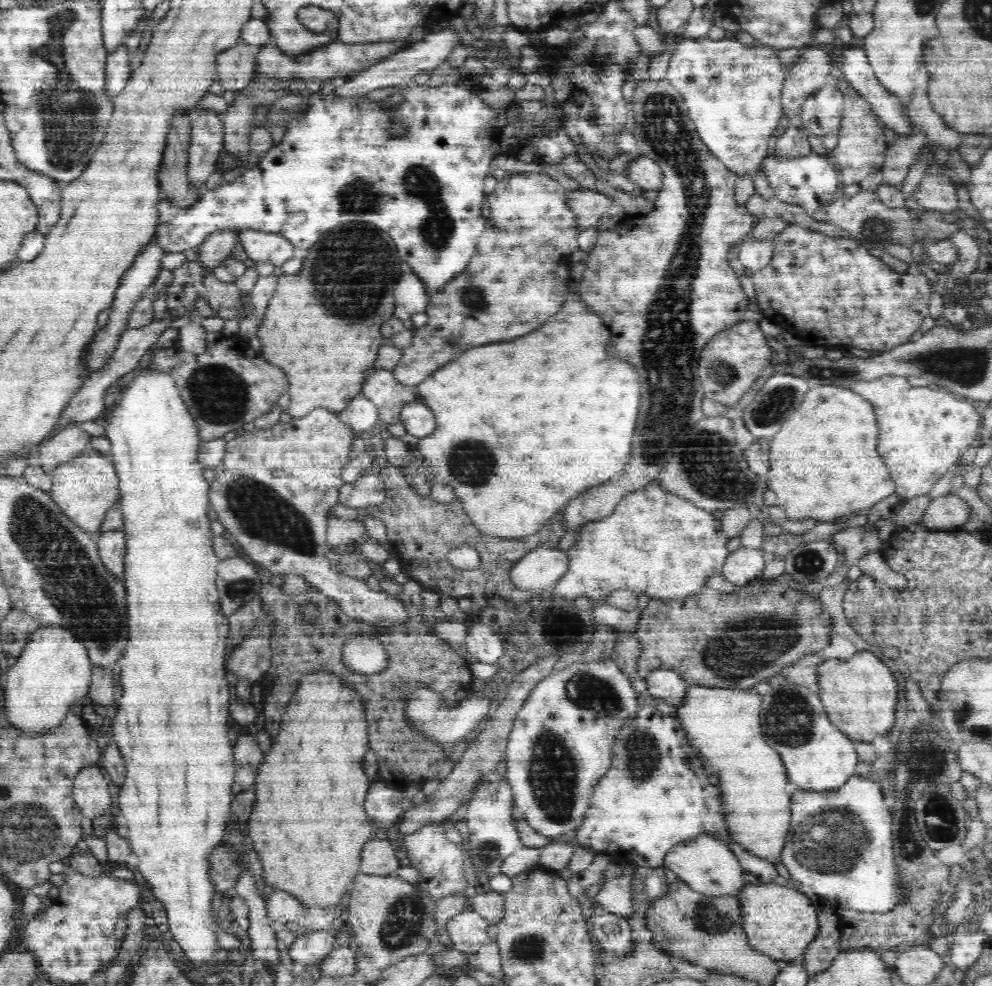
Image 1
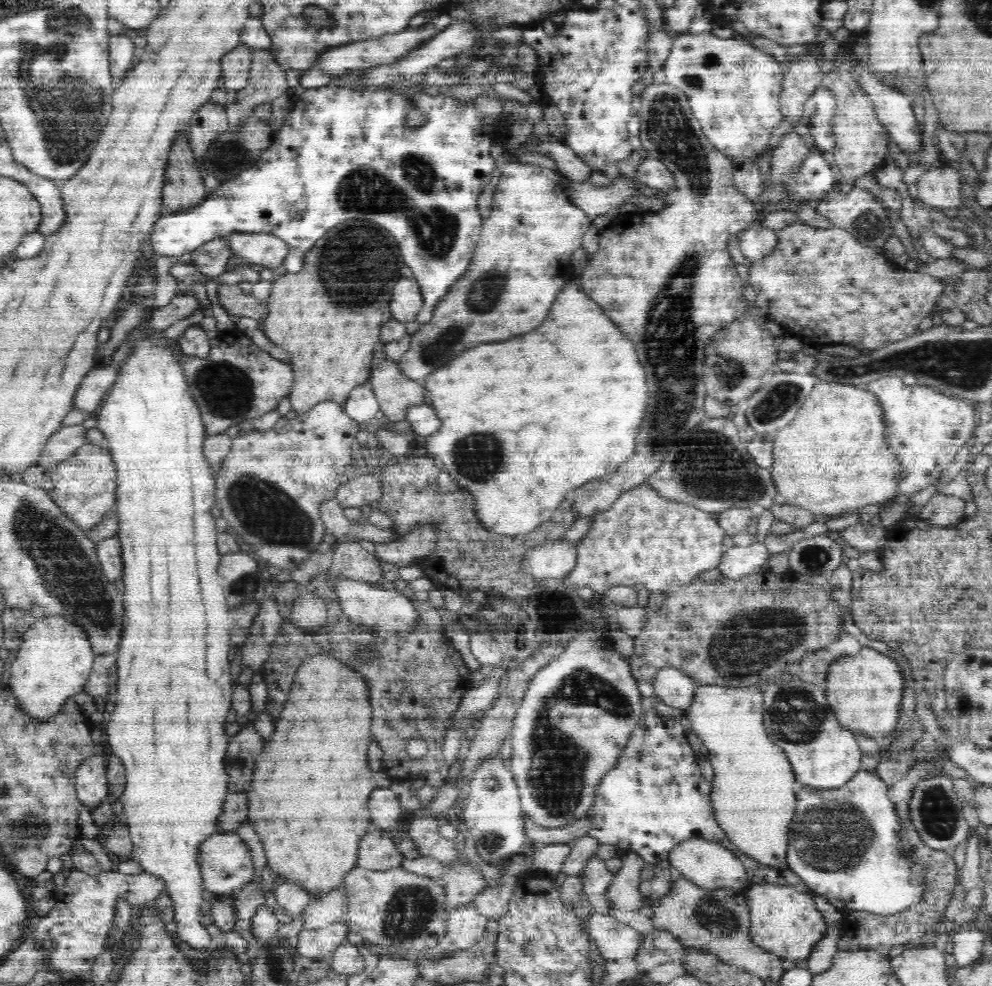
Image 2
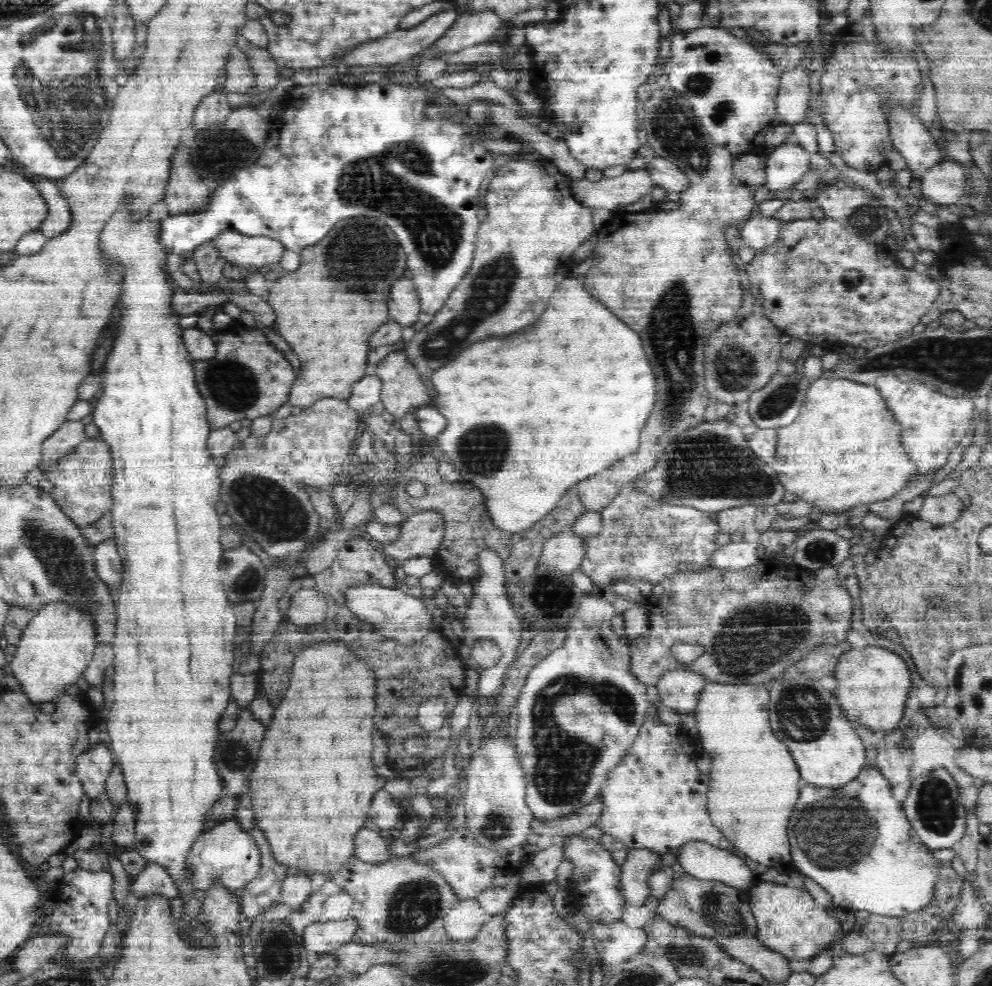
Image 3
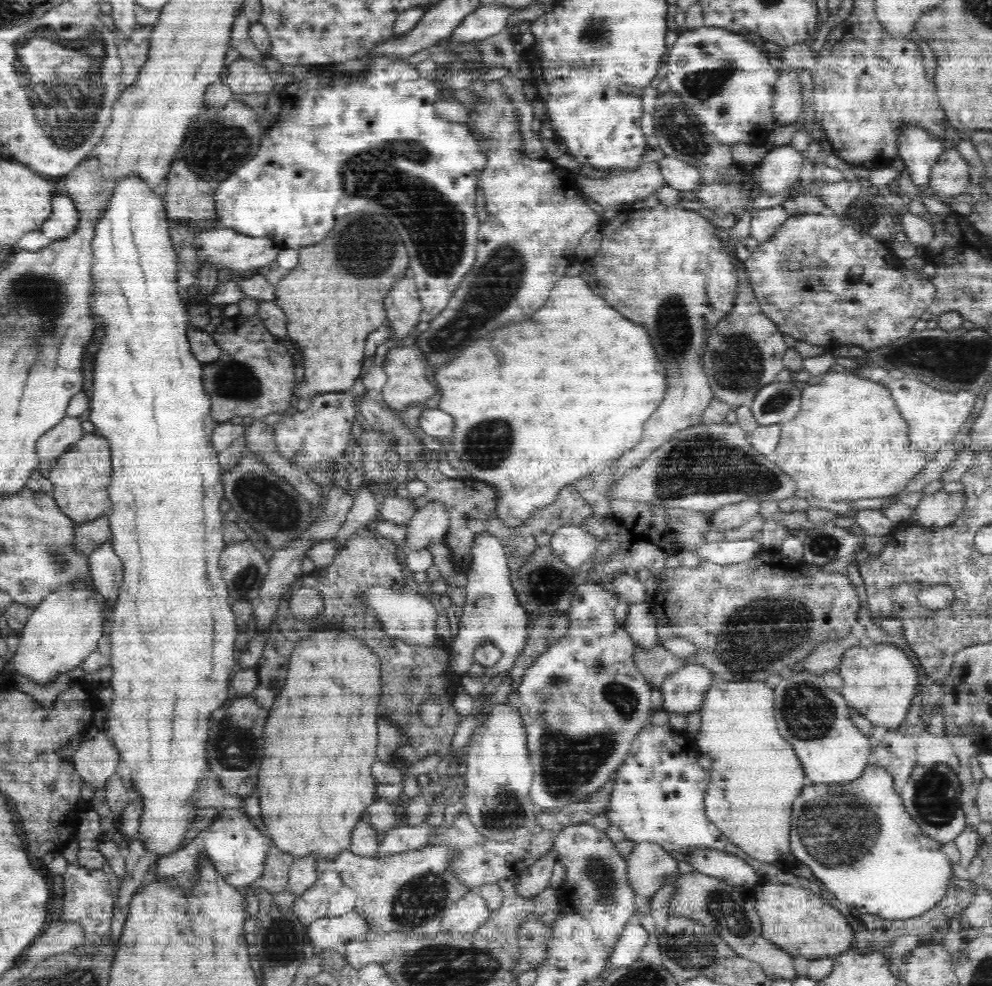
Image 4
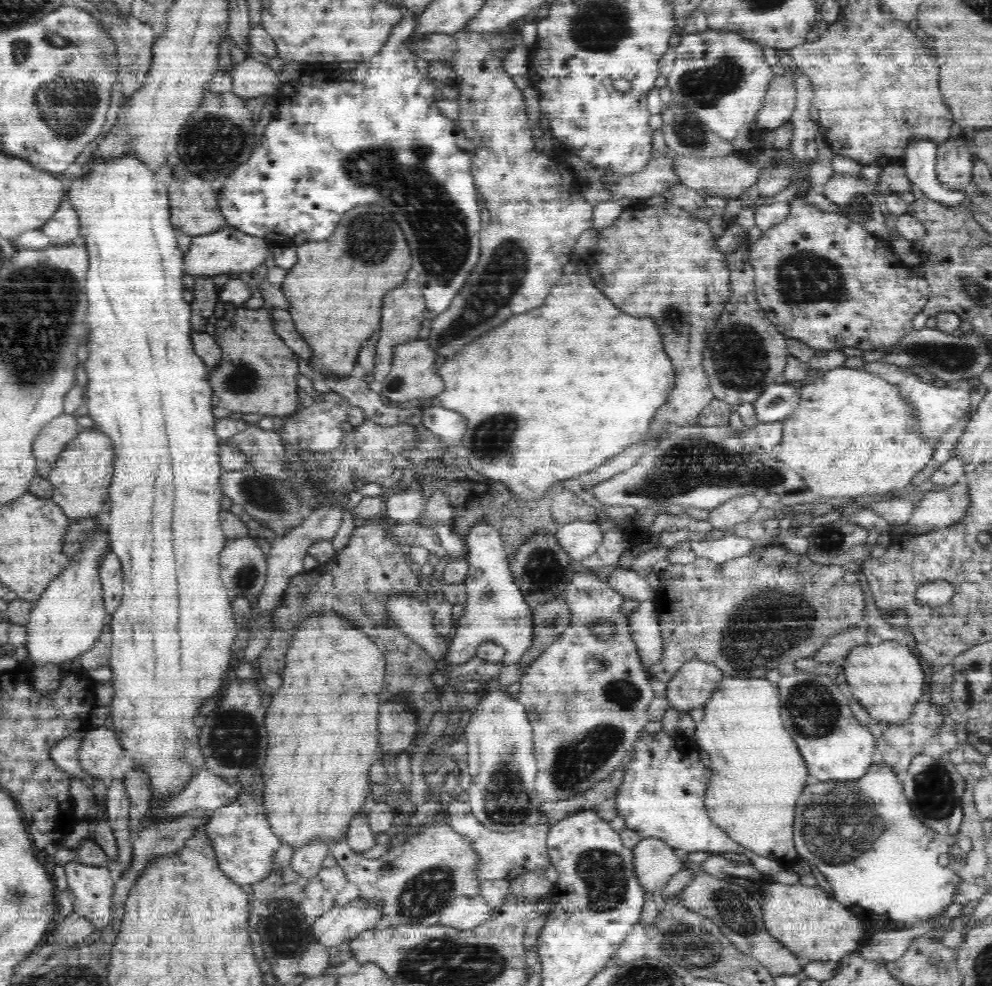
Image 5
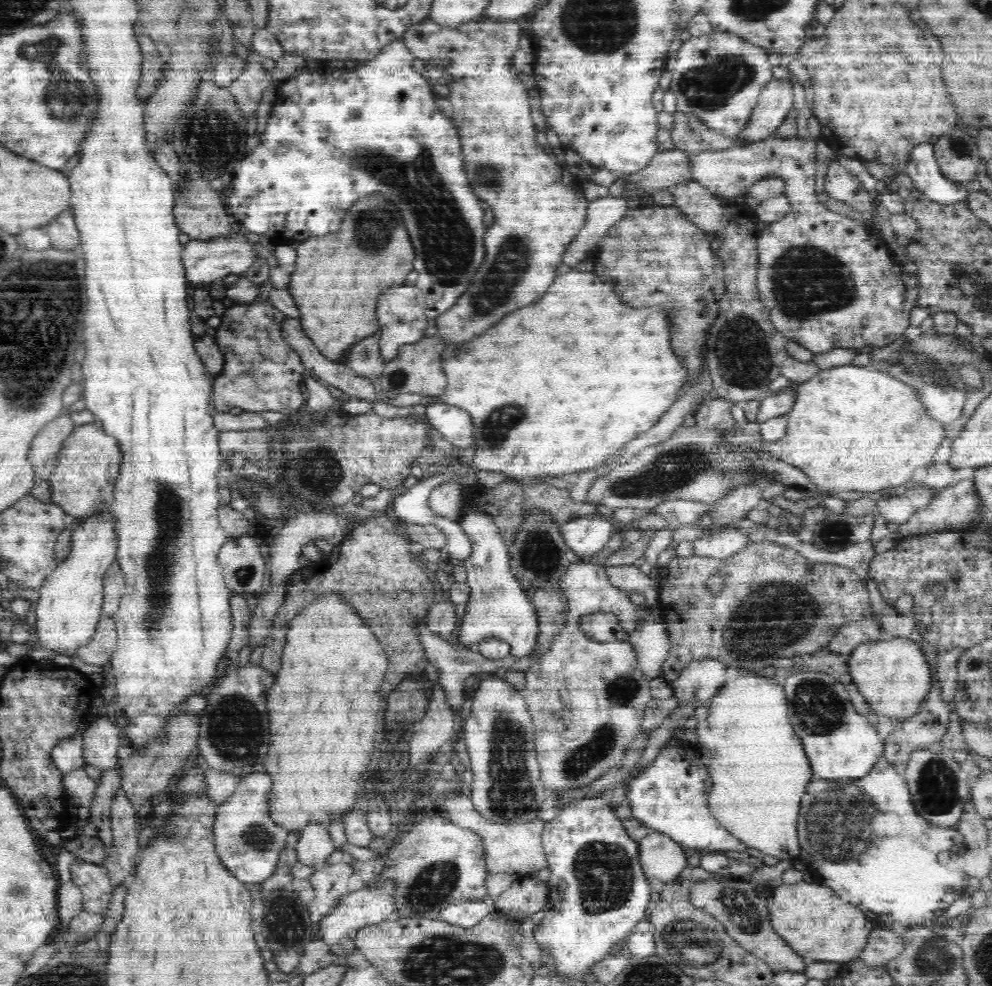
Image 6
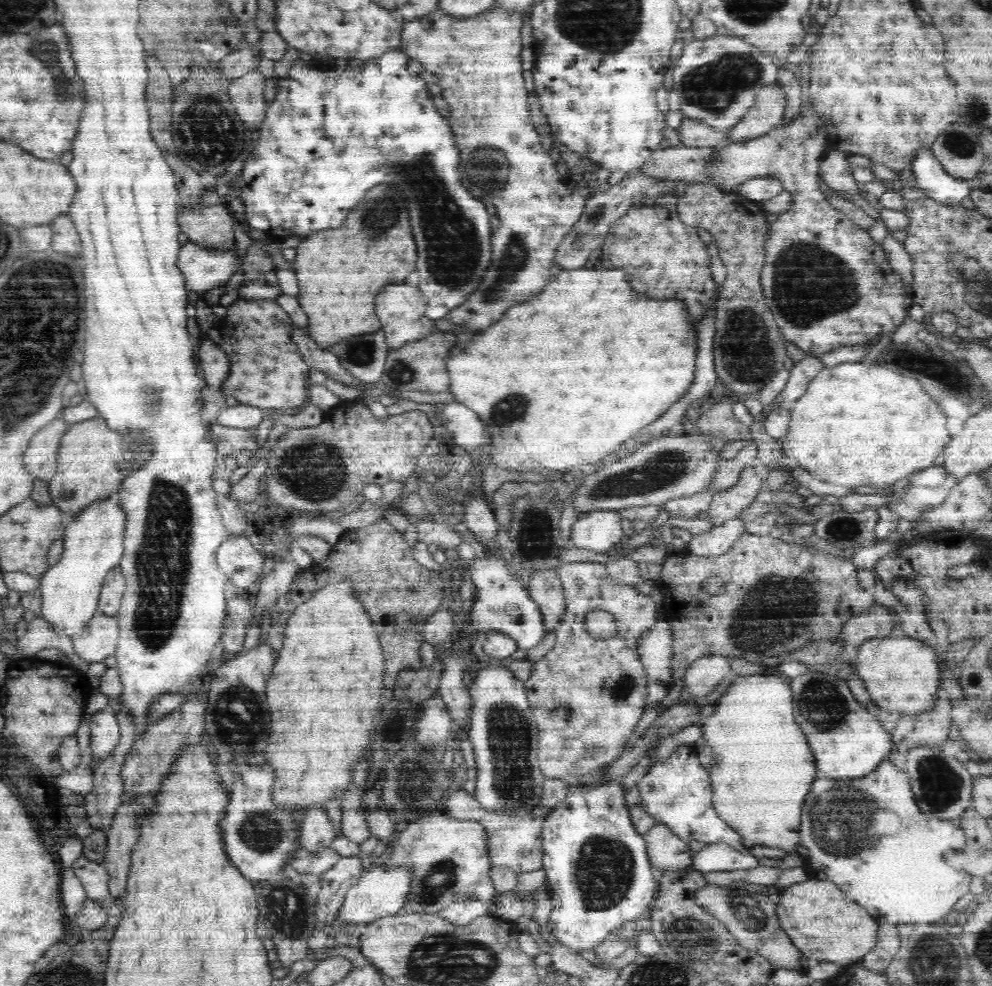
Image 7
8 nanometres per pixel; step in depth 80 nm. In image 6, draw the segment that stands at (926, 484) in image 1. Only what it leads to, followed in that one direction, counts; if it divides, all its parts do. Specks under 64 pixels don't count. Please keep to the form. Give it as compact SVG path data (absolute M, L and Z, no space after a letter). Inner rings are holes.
M918 386L916 392L920 398L924 398L924 406L928 406L928 412L932 418L940 422L952 422L962 416L964 404L966 404L966 392L956 388L938 388L938 386Z

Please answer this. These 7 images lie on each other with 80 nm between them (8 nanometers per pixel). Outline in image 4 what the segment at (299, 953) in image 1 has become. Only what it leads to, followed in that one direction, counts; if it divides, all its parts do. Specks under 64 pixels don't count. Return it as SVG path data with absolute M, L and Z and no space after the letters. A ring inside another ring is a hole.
M352 910L341 916L326 916L307 927L308 942L314 948L341 949L347 942L360 940L372 931L370 920L359 911Z

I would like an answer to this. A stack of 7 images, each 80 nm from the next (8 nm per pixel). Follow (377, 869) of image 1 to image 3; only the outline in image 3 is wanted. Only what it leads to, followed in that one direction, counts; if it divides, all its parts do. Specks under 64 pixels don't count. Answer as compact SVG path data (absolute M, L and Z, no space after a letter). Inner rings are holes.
M364 827L360 828L360 832L356 832L356 840L354 840L354 855L356 858L362 859L366 863L379 865L389 861L393 854L388 847L388 840L382 837L379 832Z

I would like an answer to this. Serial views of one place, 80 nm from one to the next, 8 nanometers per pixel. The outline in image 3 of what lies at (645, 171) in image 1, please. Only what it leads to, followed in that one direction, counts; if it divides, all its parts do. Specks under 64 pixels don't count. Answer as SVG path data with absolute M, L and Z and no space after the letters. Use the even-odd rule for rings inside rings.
M656 157L644 168L648 171L652 183L668 191L673 197L684 193L691 185L691 178L685 174L683 168L676 167L676 164L666 158Z

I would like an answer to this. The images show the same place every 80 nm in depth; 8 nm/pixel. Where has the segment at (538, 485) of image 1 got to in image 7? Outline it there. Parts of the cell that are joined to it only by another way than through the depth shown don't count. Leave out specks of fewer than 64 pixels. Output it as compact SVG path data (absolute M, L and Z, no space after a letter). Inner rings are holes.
M580 267L574 270L563 269L542 294L532 300L512 306L496 324L474 336L470 344L455 351L445 359L449 372L450 394L457 403L465 404L470 410L480 414L480 420L488 428L488 436L492 436L490 446L494 454L490 456L490 464L508 470L520 471L520 468L532 468L534 472L566 472L582 464L597 464L616 451L624 442L636 436L645 426L660 418L675 402L678 402L686 388L694 380L694 358L696 358L696 322L688 318L686 306L680 300L644 300L636 298L630 284L626 282L626 274L622 270L594 270Z

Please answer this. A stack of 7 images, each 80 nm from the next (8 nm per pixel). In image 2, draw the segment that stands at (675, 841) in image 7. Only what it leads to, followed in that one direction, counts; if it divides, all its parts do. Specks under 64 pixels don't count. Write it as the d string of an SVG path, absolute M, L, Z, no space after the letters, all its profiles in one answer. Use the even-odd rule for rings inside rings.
M634 852L626 853L622 860L622 867L607 890L607 900L612 908L640 910L643 897L639 882L646 862Z

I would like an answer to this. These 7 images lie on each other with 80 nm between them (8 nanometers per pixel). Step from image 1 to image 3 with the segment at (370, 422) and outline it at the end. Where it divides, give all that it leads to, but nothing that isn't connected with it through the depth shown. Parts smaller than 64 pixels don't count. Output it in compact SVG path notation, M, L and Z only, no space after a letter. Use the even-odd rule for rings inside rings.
M364 376L362 380L352 385L351 395L348 398L351 409L360 416L362 414L366 416L375 411L379 407L381 388L382 383L377 376Z

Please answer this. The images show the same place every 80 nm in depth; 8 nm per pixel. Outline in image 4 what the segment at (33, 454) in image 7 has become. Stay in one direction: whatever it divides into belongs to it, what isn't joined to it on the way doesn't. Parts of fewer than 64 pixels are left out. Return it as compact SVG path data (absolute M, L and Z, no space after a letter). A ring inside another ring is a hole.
M65 416L54 428L40 436L37 443L39 465L37 469L48 476L48 473L57 464L58 457L80 441L85 434L82 423L78 417Z

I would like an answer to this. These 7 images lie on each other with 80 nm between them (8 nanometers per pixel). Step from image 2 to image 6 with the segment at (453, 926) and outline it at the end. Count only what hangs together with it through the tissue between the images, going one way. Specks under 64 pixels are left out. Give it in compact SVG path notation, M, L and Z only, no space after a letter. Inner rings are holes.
M490 897L454 902L440 911L439 919L461 928L471 928L495 910L494 904L495 900Z

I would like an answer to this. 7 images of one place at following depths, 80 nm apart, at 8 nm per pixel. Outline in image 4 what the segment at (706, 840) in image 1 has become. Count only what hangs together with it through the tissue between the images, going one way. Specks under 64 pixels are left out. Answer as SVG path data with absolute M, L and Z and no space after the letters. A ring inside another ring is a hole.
M706 848L692 849L683 858L694 868L693 872L720 878L730 886L746 891L758 885L760 880L754 867L745 858L740 860L741 857Z

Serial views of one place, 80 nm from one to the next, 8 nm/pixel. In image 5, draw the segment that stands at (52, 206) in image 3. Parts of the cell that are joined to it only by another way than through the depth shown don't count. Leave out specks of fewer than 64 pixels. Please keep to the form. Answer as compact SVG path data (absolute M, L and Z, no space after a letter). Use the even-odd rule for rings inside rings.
M63 202L58 212L52 215L41 230L50 238L52 245L76 242L80 238L80 220L71 202Z

